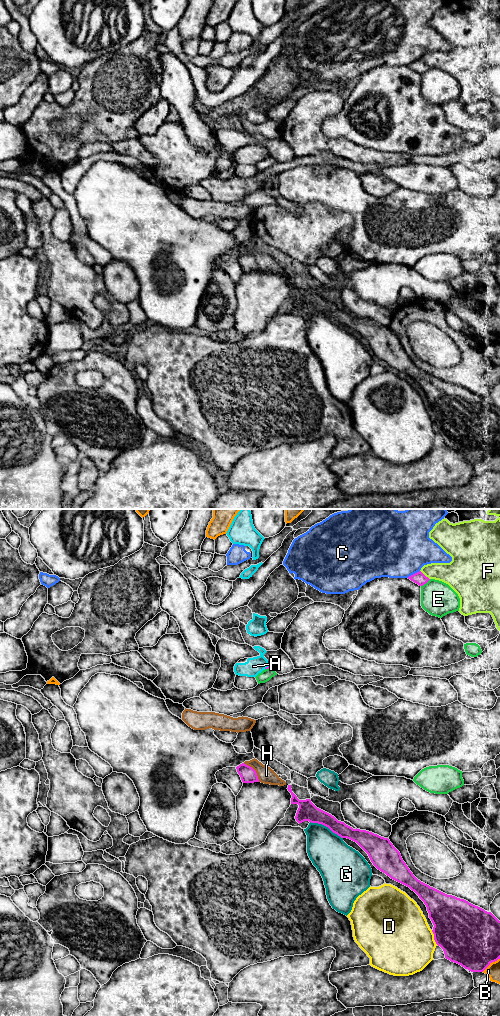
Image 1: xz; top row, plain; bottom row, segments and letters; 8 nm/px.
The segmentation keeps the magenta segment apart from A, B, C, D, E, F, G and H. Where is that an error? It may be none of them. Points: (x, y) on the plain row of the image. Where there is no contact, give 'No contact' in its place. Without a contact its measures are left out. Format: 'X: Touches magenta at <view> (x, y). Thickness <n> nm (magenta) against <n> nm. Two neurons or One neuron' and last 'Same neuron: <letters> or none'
A: Touches magenta at xz (266, 155). Thickness 20 nm (magenta) against 140 nm. Two neurons
B: Touches magenta at xz (490, 450). Thickness 460 nm (magenta) against 110 nm. Two neurons
C: Touches magenta at xz (413, 62). Thickness 100 nm (magenta) against 500 nm. Two neurons
D: Touches magenta at xz (434, 425). Thickness 460 nm (magenta) against 480 nm. Two neurons
E: Touches magenta at xz (425, 71). Thickness 100 nm (magenta) against 280 nm. Two neurons
F: Touches magenta at xz (424, 63). Thickness 100 nm (magenta) against 200 nm. Two neurons
G: Touches magenta at xz (326, 314). Thickness 160 nm (magenta) against 300 nm. Two neurons
H: Touches magenta at xz (254, 258). Thickness 130 nm (magenta) against 140 nm. One neuron
Same neuron: H

